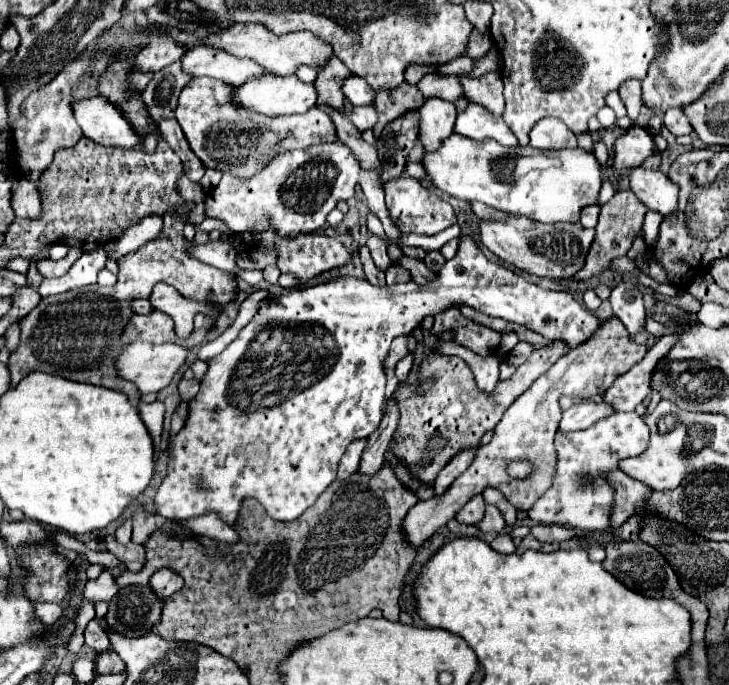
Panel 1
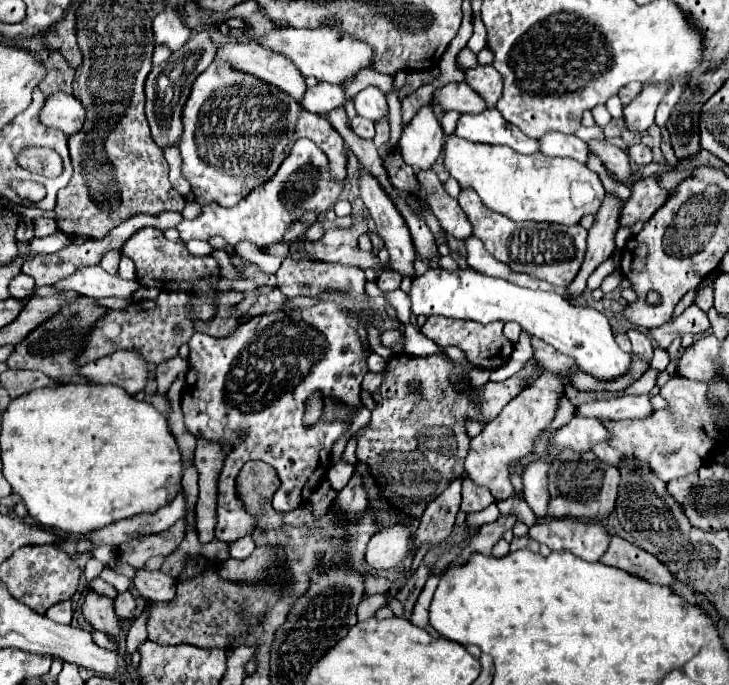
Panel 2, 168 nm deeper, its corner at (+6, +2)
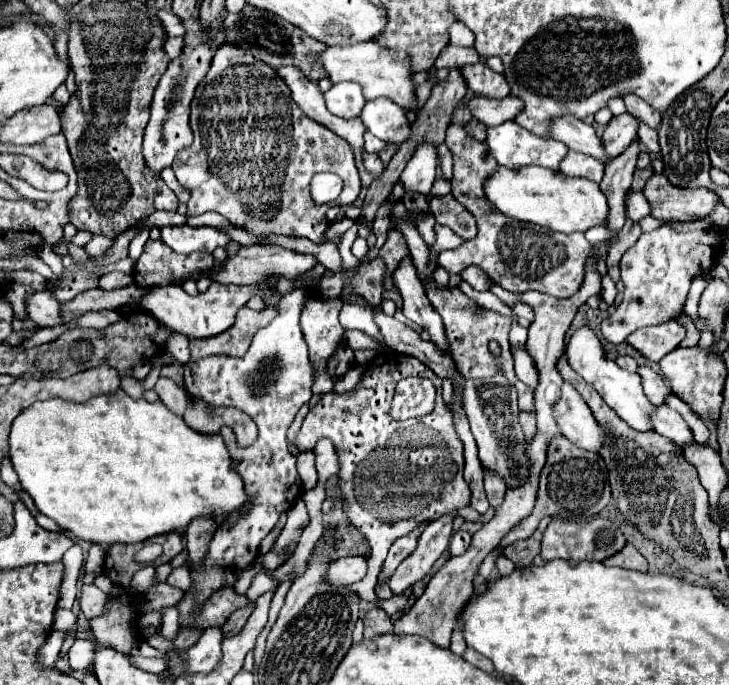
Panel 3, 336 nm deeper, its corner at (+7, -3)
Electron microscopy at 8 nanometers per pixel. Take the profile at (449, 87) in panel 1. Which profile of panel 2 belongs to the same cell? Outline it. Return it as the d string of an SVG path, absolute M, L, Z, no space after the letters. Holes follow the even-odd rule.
M464 82L446 84L434 94L434 102L438 102L444 110L456 110L460 114L478 114L488 108L478 92L474 92Z

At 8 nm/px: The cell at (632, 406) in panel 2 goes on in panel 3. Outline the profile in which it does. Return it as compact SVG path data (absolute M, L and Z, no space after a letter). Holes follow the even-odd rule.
M655 405L653 413L649 413L649 423L655 433L675 441L681 447L693 441L693 433L687 427L687 423L683 421L683 417L667 405Z

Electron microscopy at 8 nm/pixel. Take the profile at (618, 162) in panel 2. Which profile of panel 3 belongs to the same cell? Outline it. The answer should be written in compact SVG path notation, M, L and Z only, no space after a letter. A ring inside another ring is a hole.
M561 117L561 121L557 121L557 125L553 125L553 139L567 143L569 149L573 149L573 151L595 157L603 165L607 165L611 161L597 131L591 125L583 123L581 119Z

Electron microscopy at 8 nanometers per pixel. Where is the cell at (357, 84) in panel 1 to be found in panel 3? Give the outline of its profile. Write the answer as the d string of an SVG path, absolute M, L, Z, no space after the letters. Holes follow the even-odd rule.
M385 97L367 101L359 117L365 129L387 143L403 143L409 137L411 129L405 111Z

